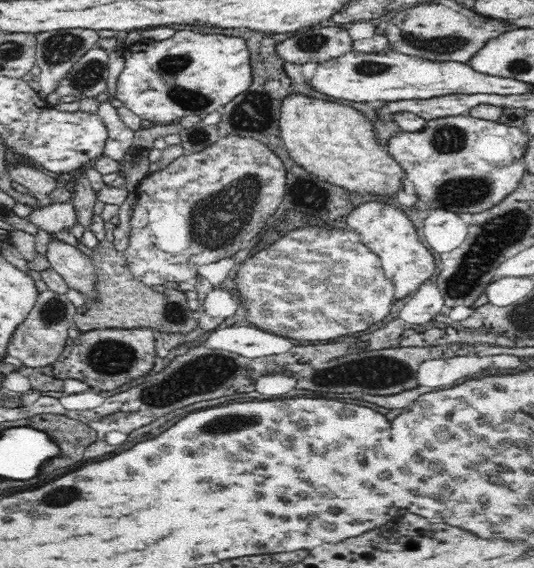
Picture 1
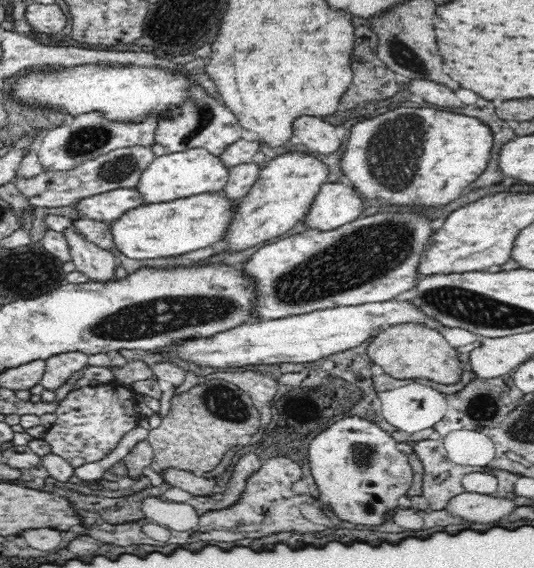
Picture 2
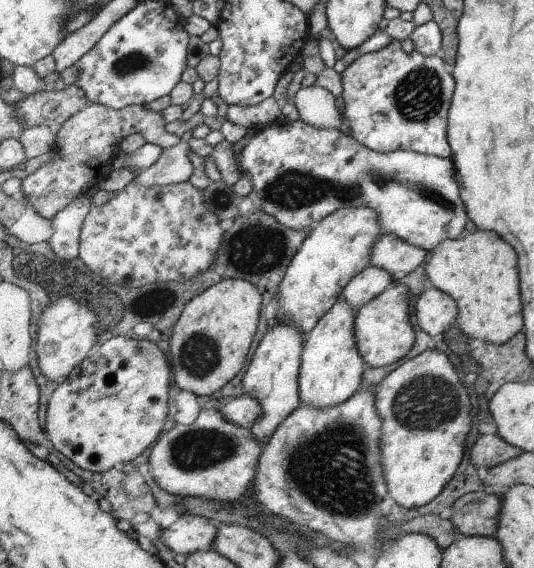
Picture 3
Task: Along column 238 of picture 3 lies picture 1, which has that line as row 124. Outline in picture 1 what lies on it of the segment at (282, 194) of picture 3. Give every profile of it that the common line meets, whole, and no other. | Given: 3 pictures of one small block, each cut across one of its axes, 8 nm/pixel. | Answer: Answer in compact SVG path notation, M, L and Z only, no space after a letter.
M176 30L175 34L168 39L161 41L151 39L142 40L126 46L122 51L123 57L125 58L125 67L117 79L115 98L121 100L123 105L126 106L128 110L132 110L136 116L140 116L142 120L151 121L154 125L168 125L180 122L184 116L190 116L190 114L196 114L196 116L200 116L202 120L207 114L212 114L214 110L220 110L224 104L228 104L228 102L233 98L236 98L238 94L246 92L252 84L253 70L252 65L250 64L250 53L244 39L224 39L222 36L215 34L200 34L193 30Z

